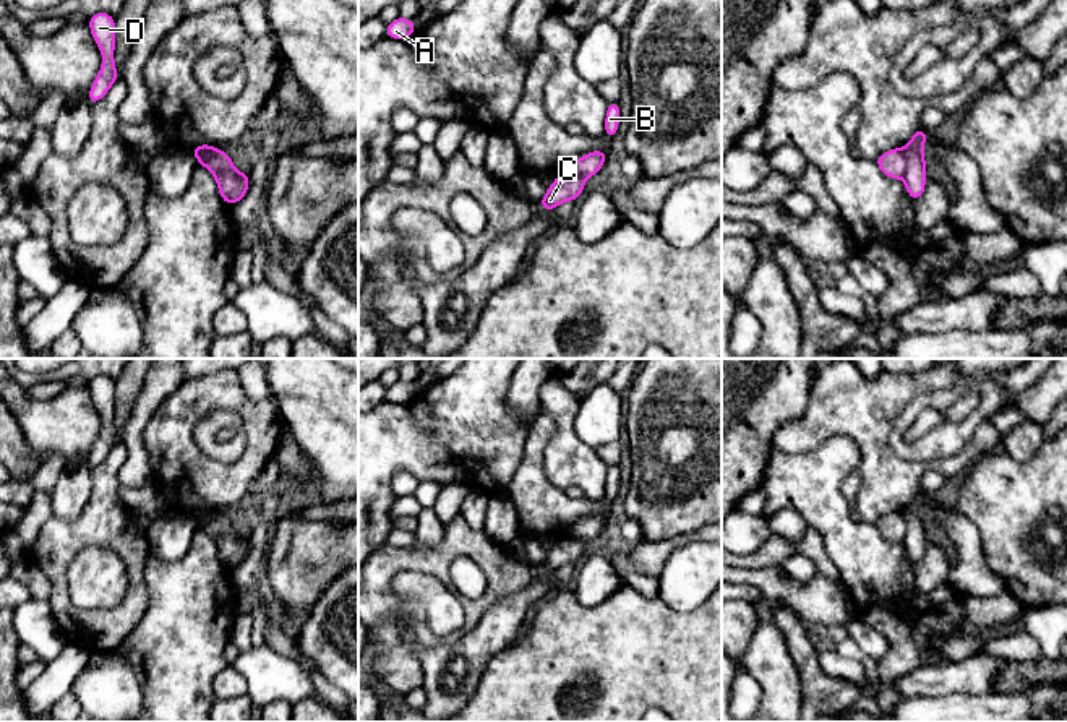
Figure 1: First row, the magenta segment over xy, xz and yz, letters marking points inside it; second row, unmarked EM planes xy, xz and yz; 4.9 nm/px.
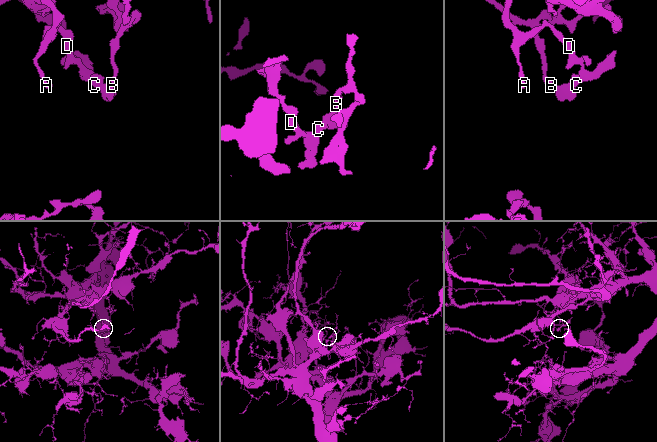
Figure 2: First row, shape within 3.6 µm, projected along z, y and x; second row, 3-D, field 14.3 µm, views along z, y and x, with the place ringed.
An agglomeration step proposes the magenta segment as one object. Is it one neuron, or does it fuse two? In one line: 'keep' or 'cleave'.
cleave

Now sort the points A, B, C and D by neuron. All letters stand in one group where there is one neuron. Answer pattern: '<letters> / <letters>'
A C D / B

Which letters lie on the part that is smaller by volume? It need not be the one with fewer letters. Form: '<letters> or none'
B

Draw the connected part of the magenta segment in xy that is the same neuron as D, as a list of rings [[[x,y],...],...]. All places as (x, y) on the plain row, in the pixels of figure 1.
[[[97,375],[88,383],[94,406],[102,417],[102,430],[88,456],[91,469],[96,469],[118,443],[114,425],[115,414],[115,381],[105,375]]]

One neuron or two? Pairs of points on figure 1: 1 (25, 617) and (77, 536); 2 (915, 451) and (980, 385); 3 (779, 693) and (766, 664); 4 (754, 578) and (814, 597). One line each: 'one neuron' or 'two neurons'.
1: two neurons
2: one neuron
3: one neuron
4: one neuron

